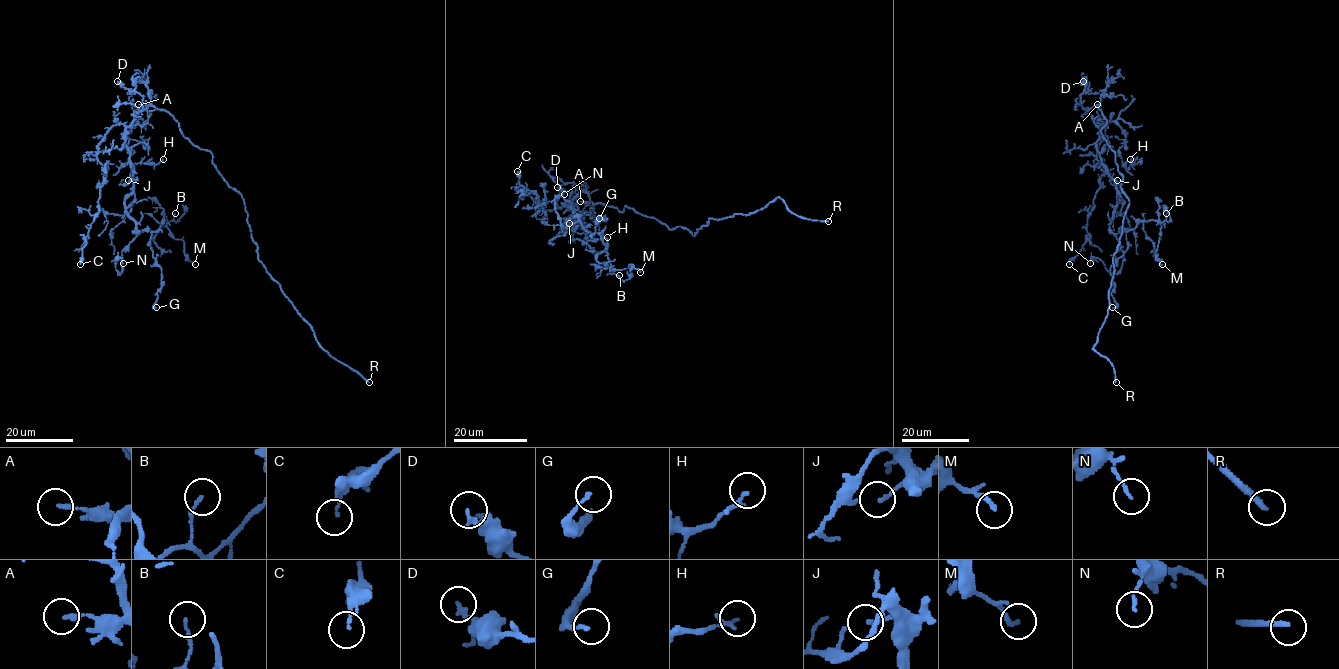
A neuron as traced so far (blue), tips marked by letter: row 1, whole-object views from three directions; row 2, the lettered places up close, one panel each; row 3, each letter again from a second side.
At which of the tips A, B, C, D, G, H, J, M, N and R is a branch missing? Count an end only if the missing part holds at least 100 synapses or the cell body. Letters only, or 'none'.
R

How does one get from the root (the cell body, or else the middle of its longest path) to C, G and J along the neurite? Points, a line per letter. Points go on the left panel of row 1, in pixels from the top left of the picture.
C: (187, 138), (170, 114), (152, 106), (128, 126), (110, 128), (99, 145), (99, 213), (80, 264)
G: (187, 138), (152, 106), (126, 128), (133, 192), (125, 207), (137, 232), (151, 233), (161, 270), (156, 307)
J: (187, 138), (167, 112), (152, 106), (141, 110), (126, 128), (133, 179), (128, 180)

